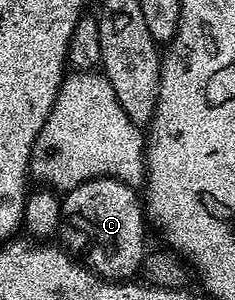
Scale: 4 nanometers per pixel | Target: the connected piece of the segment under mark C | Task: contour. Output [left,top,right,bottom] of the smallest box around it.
[58,177,149,281]

